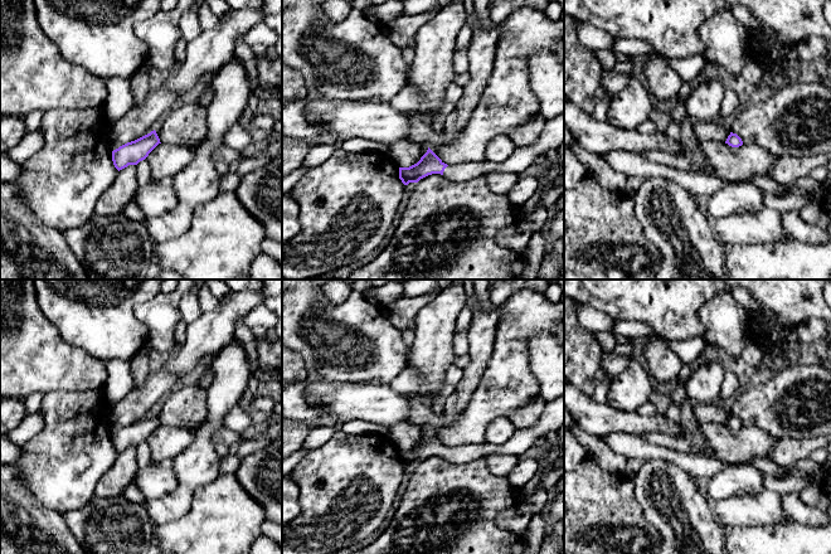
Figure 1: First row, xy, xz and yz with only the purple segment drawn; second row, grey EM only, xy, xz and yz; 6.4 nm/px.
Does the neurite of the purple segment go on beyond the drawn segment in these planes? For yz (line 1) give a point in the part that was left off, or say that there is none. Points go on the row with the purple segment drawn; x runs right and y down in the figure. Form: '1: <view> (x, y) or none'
1: none

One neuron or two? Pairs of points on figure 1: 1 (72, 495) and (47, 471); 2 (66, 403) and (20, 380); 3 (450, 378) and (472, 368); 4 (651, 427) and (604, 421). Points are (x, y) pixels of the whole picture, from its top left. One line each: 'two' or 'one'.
1: one
2: two
3: two
4: one

